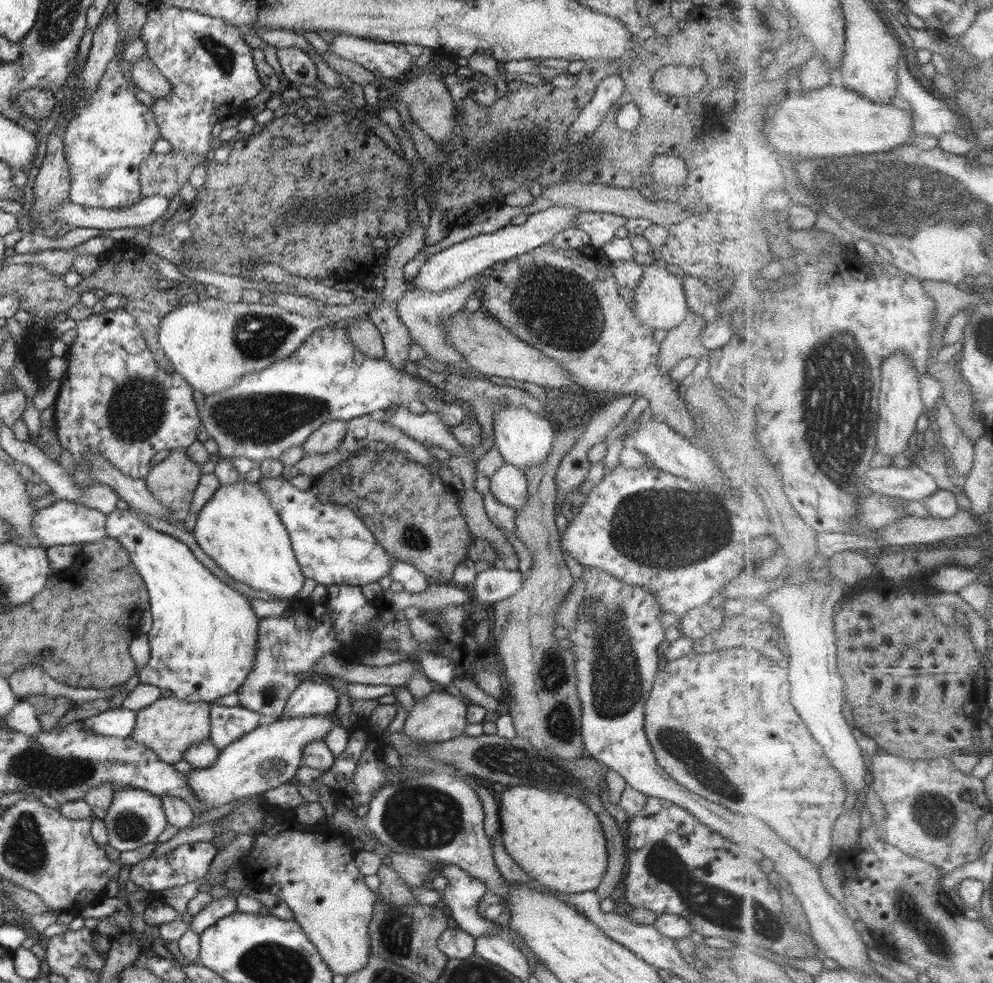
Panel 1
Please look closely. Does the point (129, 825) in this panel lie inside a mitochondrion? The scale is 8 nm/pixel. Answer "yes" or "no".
yes

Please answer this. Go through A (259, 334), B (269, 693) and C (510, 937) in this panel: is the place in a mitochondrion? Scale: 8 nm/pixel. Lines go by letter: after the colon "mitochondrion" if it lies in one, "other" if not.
A: mitochondrion
B: mitochondrion
C: other

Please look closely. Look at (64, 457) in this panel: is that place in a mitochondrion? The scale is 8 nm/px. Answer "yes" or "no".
no

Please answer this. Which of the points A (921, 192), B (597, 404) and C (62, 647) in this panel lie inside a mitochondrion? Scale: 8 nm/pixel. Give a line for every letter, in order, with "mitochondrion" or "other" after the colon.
A: mitochondrion
B: other
C: other

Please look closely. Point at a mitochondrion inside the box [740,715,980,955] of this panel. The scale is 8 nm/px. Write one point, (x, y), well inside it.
(940, 814)

